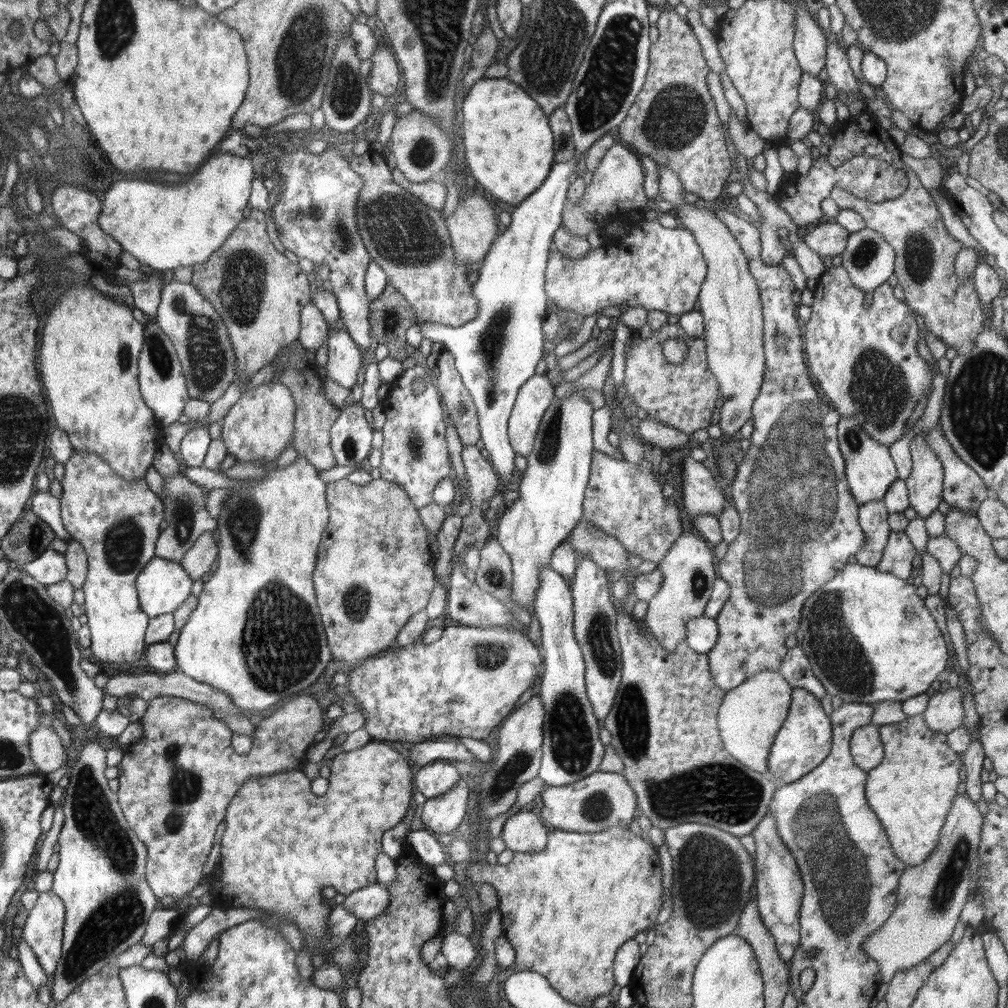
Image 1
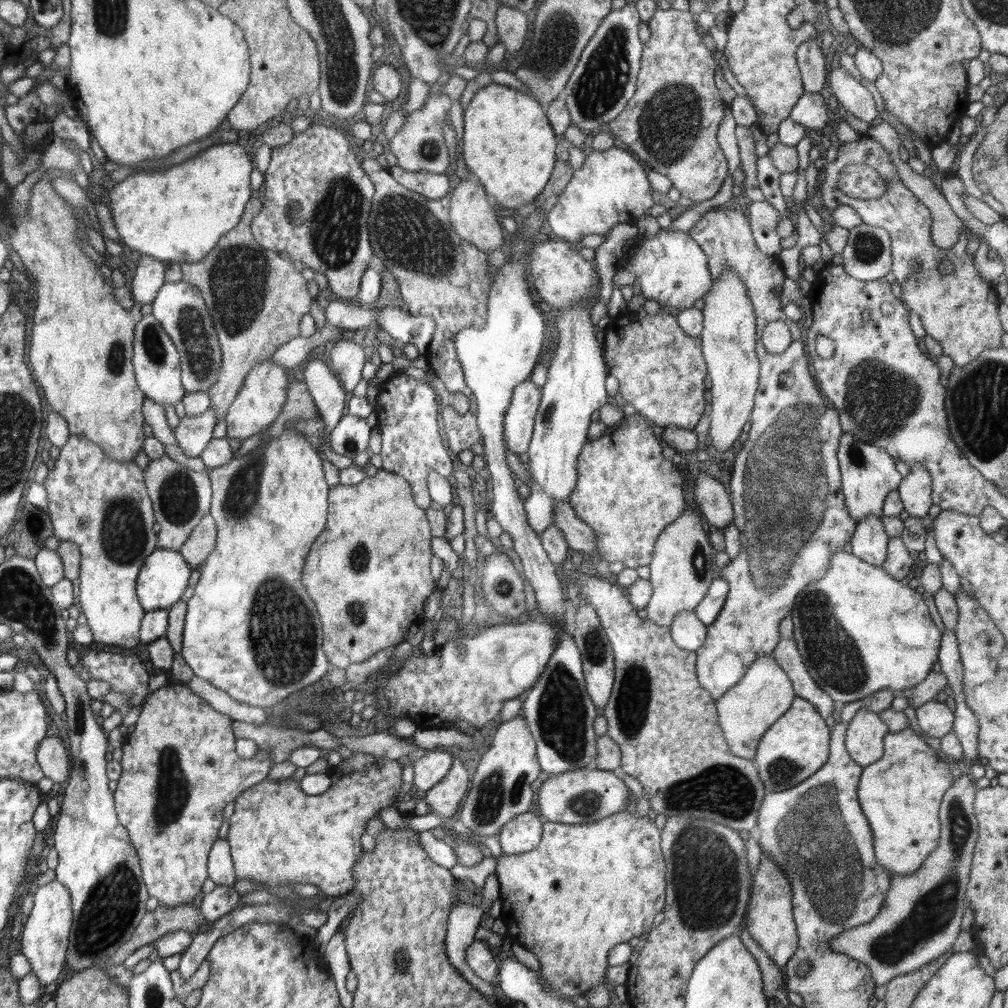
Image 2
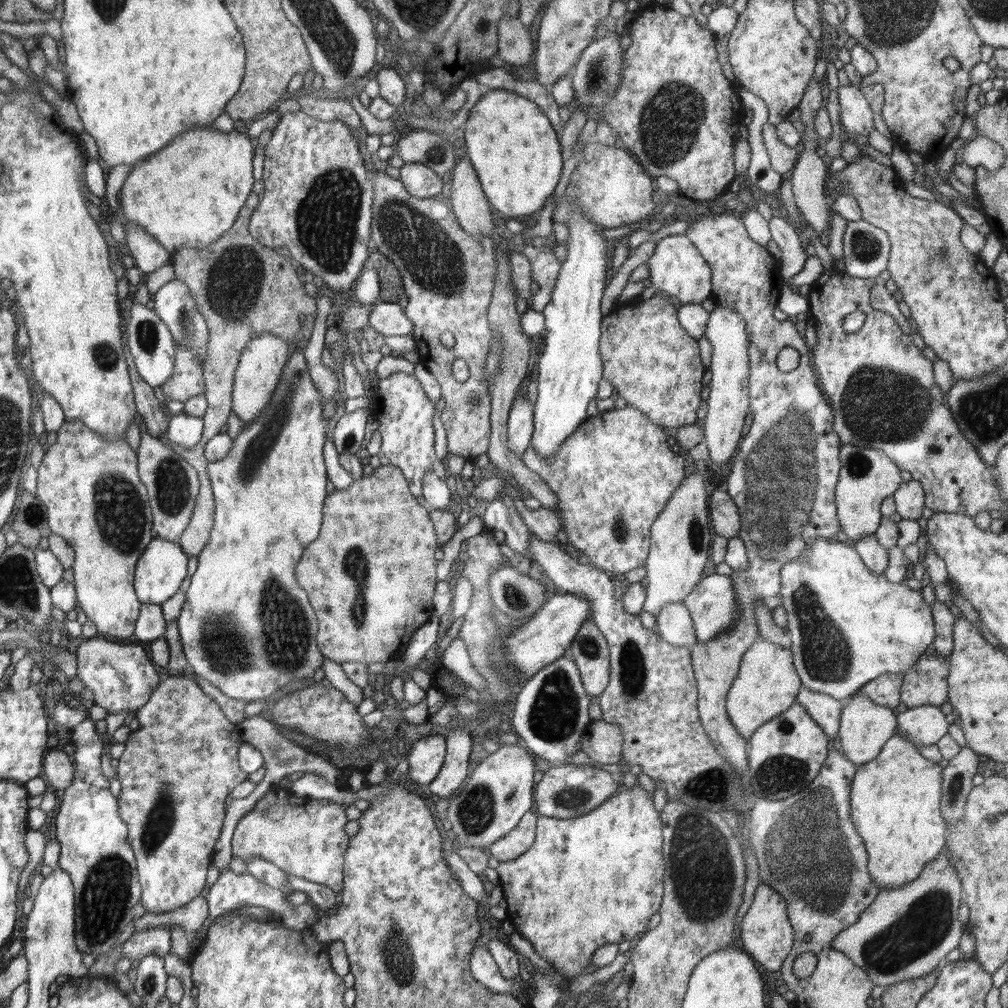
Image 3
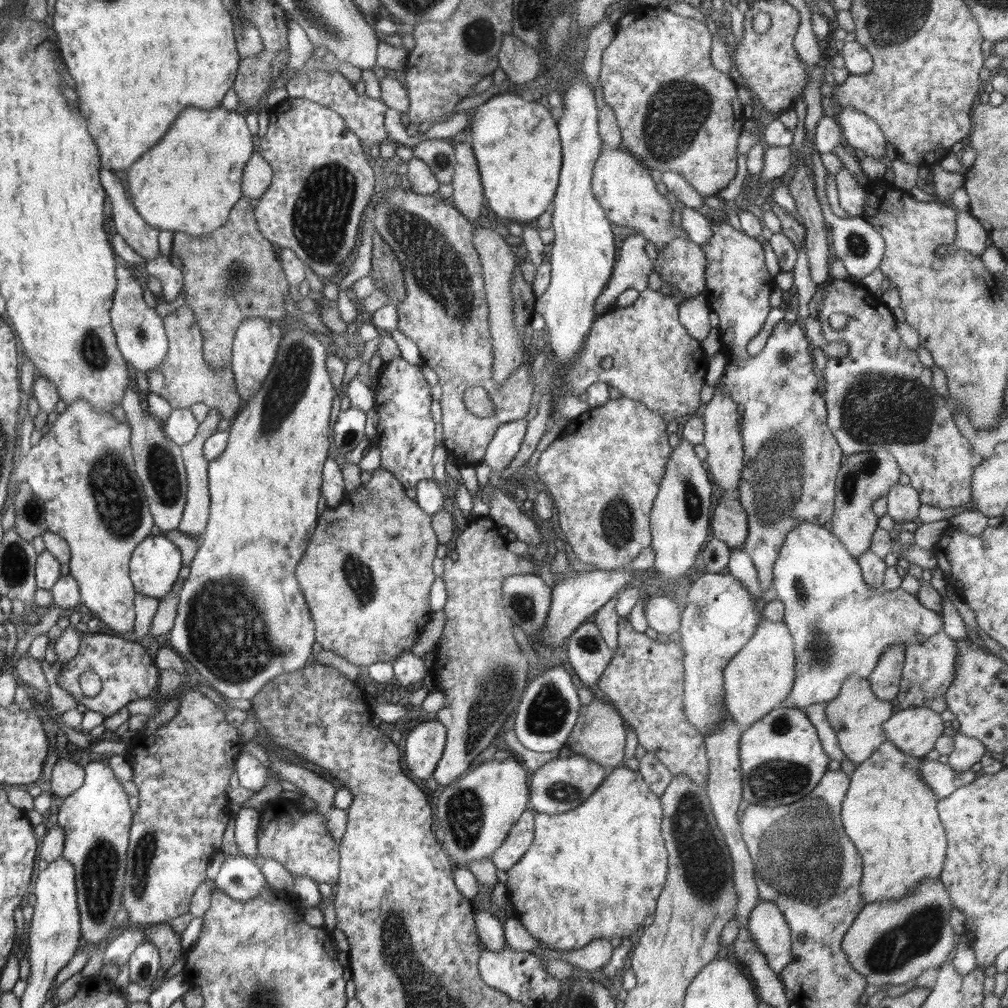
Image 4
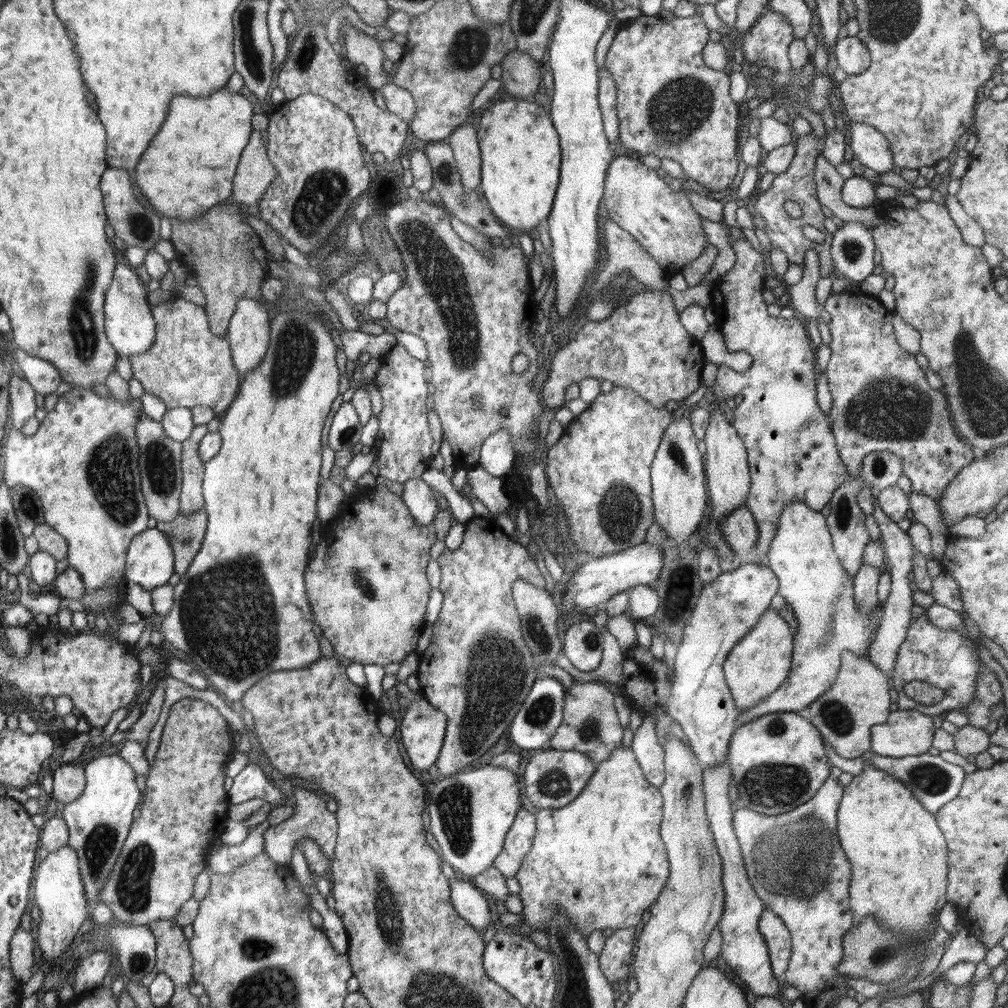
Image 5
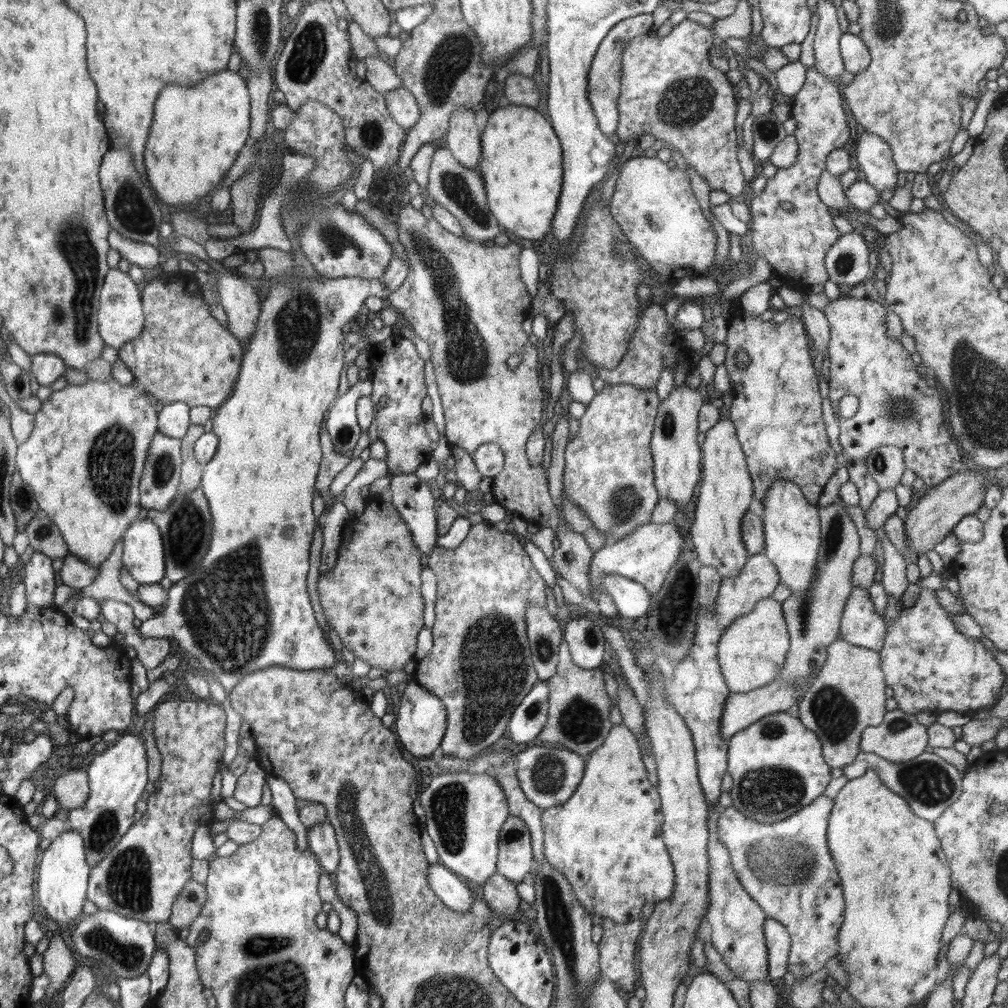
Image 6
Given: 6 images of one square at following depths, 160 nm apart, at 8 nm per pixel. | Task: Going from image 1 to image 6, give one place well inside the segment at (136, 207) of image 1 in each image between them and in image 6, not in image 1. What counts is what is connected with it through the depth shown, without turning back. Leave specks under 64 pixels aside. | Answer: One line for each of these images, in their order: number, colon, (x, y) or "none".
2: (179, 215)
3: (189, 194)
4: (189, 181)
5: (189, 166)
6: (196, 134)

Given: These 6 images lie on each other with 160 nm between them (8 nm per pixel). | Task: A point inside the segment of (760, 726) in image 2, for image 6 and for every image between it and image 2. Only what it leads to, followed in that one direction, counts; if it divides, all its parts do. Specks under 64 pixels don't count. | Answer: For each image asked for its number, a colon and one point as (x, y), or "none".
3: (767, 683)
4: (759, 678)
5: (756, 667)
6: (751, 651)

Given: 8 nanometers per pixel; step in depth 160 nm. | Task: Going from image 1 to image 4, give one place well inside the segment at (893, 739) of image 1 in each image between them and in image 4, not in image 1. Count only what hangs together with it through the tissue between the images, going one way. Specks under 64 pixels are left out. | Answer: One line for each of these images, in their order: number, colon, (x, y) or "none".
2: (900, 795)
3: (895, 799)
4: (889, 812)

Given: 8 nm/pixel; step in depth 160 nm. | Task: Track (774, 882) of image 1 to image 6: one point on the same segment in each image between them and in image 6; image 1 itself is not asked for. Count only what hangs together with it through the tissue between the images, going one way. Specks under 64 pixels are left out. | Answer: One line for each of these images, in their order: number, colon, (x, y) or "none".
2: (770, 920)
3: (766, 933)
4: (768, 927)
5: (778, 938)
6: (778, 941)

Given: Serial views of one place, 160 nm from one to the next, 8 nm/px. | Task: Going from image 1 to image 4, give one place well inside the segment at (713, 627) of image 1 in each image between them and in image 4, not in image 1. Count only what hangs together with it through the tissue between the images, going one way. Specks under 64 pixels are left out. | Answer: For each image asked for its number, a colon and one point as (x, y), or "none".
2: (687, 631)
3: (675, 624)
4: (662, 613)

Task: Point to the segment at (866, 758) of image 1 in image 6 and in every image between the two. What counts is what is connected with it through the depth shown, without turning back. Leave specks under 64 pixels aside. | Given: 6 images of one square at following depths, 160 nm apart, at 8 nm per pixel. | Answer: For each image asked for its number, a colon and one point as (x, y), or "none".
2: (864, 736)
3: (865, 727)
4: (856, 714)
5: (859, 699)
6: (847, 695)

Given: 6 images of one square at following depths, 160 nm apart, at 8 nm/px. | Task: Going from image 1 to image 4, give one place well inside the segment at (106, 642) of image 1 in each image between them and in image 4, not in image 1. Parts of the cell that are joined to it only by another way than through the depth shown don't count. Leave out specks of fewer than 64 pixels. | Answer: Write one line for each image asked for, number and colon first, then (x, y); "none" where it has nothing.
2: (102, 506)
3: (90, 487)
4: (83, 470)

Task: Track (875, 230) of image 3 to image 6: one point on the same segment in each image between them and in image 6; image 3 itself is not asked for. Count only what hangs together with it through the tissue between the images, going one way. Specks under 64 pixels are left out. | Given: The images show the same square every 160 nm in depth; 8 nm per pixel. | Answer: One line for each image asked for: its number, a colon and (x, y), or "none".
4: (860, 247)
5: (852, 248)
6: (846, 262)

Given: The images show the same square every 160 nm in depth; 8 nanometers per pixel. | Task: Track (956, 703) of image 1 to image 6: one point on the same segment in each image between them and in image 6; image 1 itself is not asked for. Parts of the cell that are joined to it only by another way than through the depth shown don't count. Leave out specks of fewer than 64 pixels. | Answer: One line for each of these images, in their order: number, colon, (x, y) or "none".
2: (935, 719)
3: (924, 725)
4: (914, 730)
5: (906, 733)
6: (899, 737)

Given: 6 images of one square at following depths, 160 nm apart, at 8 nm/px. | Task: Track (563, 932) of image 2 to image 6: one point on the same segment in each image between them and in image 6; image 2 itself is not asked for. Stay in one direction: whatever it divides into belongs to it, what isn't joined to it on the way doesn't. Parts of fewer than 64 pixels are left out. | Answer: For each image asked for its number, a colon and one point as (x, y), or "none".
3: (586, 881)
4: (596, 871)
5: (600, 859)
6: (606, 840)

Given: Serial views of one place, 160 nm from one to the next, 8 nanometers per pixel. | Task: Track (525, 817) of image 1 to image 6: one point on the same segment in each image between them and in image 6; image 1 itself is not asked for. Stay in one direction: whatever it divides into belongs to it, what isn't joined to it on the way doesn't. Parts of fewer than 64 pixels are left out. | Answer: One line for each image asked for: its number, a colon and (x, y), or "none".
2: (523, 833)
3: (515, 843)
4: (520, 837)
5: (519, 839)
6: (515, 859)

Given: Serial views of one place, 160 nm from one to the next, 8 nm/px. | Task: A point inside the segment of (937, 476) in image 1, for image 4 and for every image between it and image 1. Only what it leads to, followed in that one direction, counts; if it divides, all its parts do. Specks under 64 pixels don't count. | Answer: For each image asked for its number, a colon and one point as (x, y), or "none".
2: (915, 489)
3: (909, 497)
4: (903, 503)

